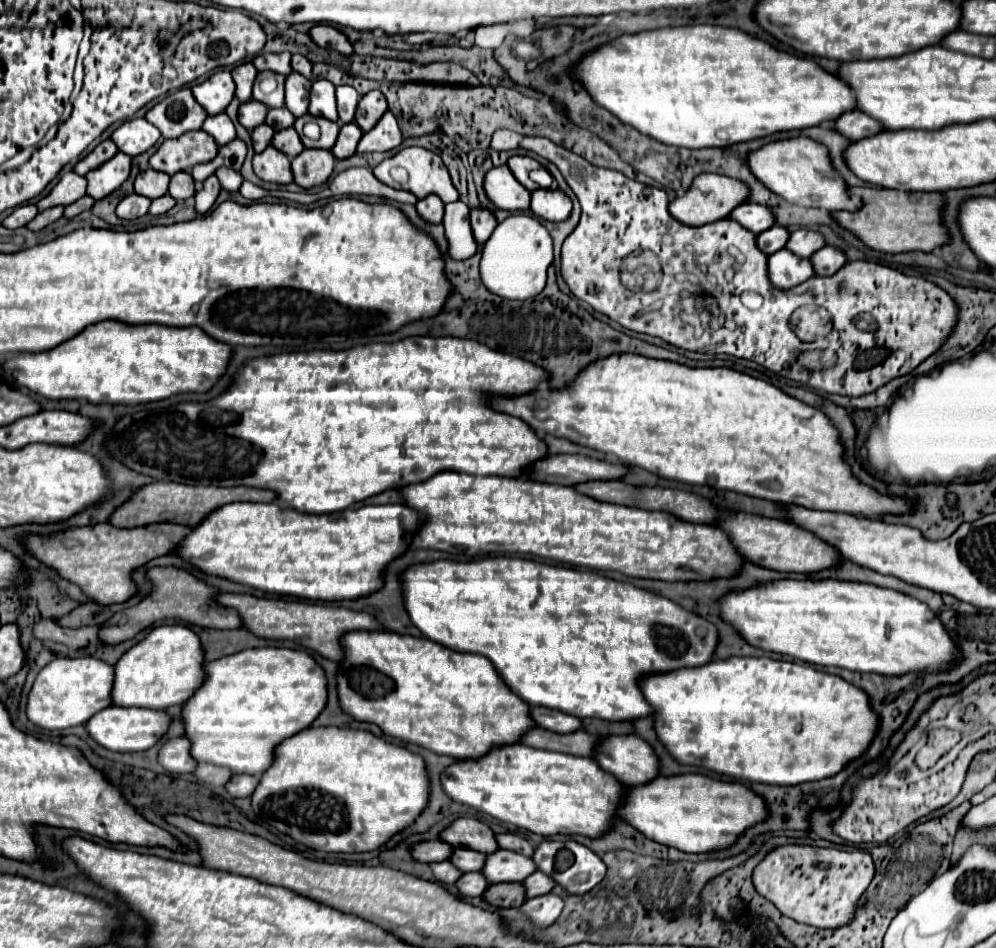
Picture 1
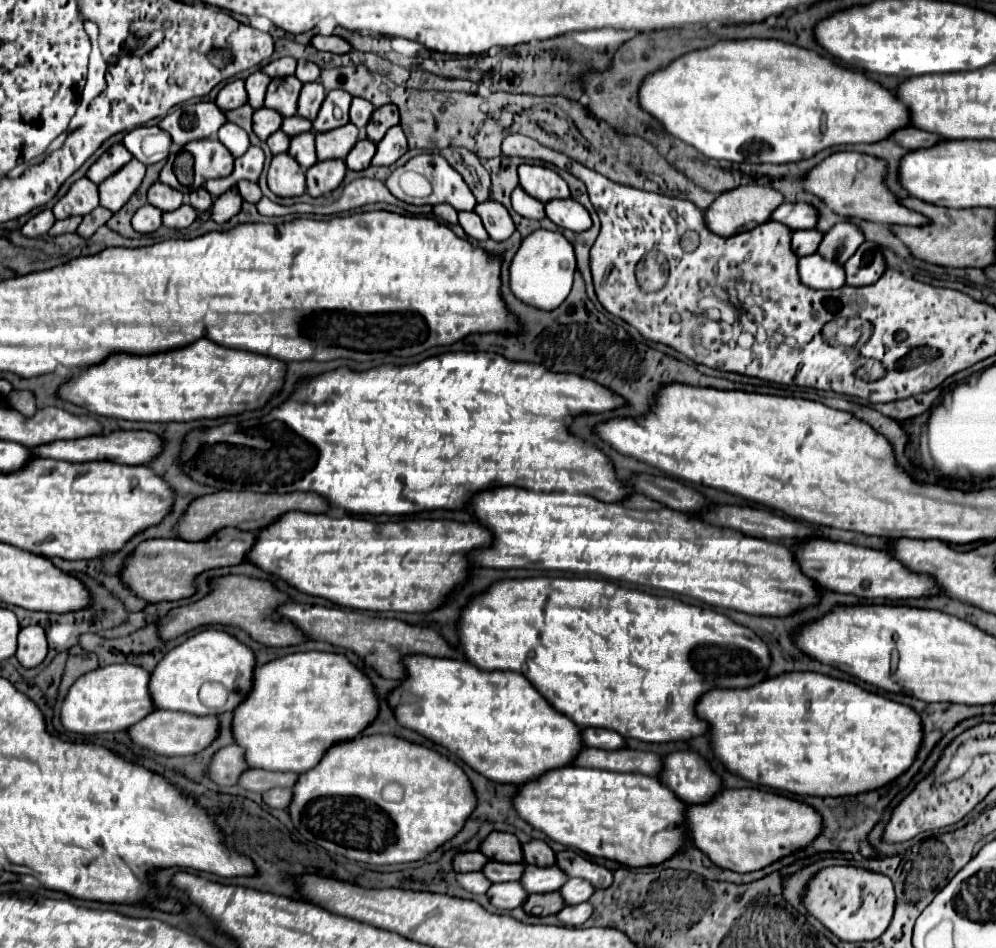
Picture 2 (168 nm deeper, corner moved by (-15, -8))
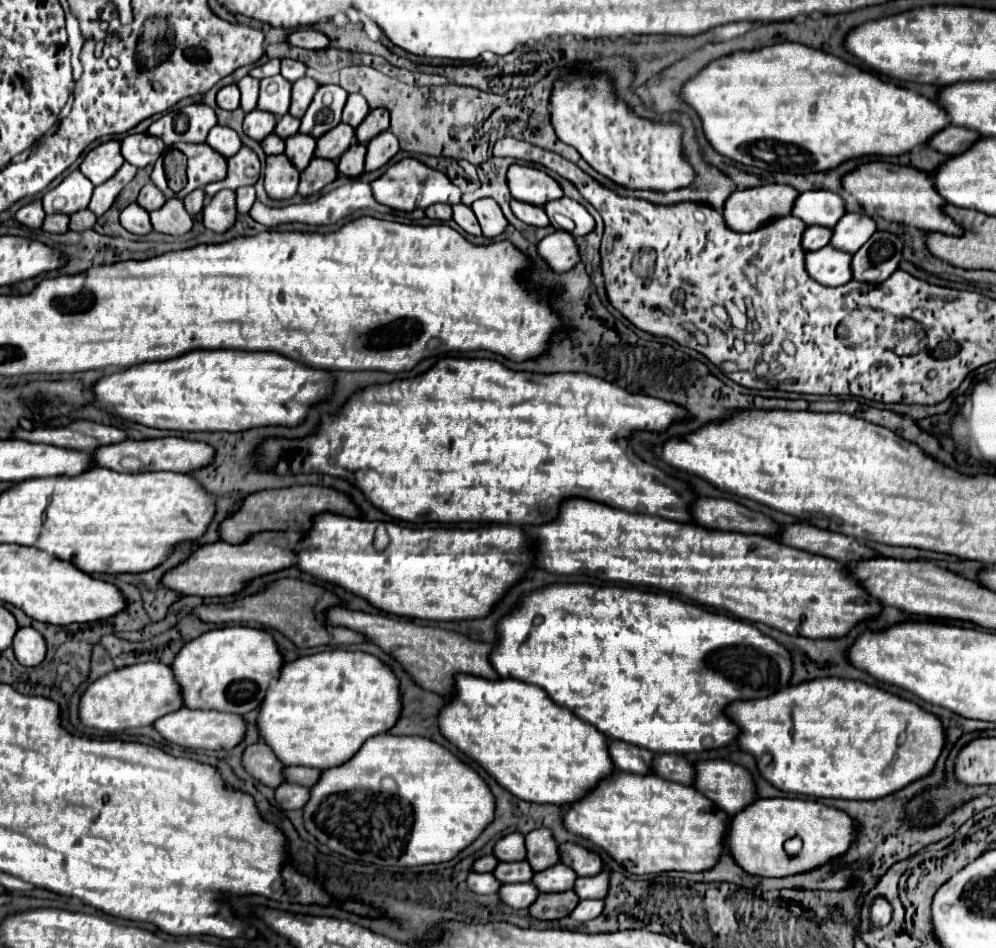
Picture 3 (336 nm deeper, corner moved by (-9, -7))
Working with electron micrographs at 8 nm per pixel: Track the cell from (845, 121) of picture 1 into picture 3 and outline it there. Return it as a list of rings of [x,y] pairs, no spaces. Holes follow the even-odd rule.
[[[952,125],[934,133],[928,139],[928,147],[950,155],[950,153],[962,153],[962,149],[968,149],[974,141],[978,141],[978,133],[970,133],[968,129],[954,129]]]

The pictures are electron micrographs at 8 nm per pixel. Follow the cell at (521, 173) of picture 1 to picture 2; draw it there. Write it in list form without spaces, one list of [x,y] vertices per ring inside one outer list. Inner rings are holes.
[[[522,164],[518,168],[518,178],[520,178],[520,188],[544,204],[554,198],[570,198],[566,182],[546,166]]]

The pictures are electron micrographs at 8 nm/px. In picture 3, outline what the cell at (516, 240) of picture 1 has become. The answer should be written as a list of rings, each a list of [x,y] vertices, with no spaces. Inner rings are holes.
[[[556,231],[546,235],[538,243],[538,255],[546,261],[548,269],[556,273],[566,273],[580,261],[578,247],[568,231]]]

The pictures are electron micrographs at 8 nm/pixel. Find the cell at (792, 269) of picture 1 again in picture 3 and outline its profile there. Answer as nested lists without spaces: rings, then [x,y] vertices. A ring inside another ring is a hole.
[[[826,245],[818,251],[806,253],[806,271],[808,275],[826,285],[826,287],[838,287],[848,283],[850,277],[850,255],[842,251],[834,251],[834,247]]]

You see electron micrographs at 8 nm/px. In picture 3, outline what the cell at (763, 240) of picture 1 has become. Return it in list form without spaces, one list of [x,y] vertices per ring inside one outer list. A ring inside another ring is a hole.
[[[806,227],[802,233],[802,247],[804,251],[816,251],[828,245],[832,229],[828,227]]]

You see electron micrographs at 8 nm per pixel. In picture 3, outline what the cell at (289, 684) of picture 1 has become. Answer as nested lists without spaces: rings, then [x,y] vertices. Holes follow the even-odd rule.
[[[322,651],[282,665],[258,707],[256,727],[282,765],[328,769],[346,763],[366,739],[386,733],[398,719],[396,675],[362,651]]]

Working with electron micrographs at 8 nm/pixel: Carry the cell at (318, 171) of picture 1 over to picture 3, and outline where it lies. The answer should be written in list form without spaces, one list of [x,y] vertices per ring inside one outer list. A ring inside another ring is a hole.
[[[314,157],[310,165],[300,175],[300,189],[298,193],[302,197],[310,197],[318,193],[322,187],[330,185],[338,177],[338,167],[334,161],[326,161],[320,157]]]

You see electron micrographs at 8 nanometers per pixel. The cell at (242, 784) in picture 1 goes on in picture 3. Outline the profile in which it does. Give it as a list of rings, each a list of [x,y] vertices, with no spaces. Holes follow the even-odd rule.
[[[282,783],[276,791],[276,803],[282,809],[302,809],[302,805],[306,803],[306,797],[310,793],[310,787],[302,787],[302,785],[286,785]]]

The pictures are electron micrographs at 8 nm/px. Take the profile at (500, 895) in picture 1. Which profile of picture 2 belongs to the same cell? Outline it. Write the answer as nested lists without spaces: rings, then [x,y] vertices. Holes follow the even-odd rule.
[[[548,892],[548,894],[530,894],[522,910],[530,916],[540,916],[540,914],[550,916],[550,914],[558,914],[564,906],[566,906],[564,898],[558,892]]]

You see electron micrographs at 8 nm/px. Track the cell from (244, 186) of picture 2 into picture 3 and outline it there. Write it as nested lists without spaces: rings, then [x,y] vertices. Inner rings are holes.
[[[238,187],[236,189],[236,195],[238,195],[238,211],[240,213],[248,213],[252,203],[256,201],[256,195],[254,195],[254,187]]]

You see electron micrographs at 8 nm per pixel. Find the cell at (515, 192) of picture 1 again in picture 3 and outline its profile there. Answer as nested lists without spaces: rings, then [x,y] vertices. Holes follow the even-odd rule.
[[[512,199],[512,201],[510,201],[510,207],[512,207],[512,213],[514,213],[520,221],[524,221],[524,223],[528,223],[528,225],[546,227],[546,225],[550,223],[548,217],[546,217],[546,213],[544,213],[544,209],[538,207],[538,205],[530,205],[530,203],[522,203],[522,201]]]

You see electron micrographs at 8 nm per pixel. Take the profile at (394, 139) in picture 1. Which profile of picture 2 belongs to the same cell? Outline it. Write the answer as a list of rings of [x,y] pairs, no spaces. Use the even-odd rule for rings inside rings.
[[[392,126],[386,136],[376,144],[376,154],[372,158],[372,166],[390,166],[408,150],[406,136],[400,126]]]

